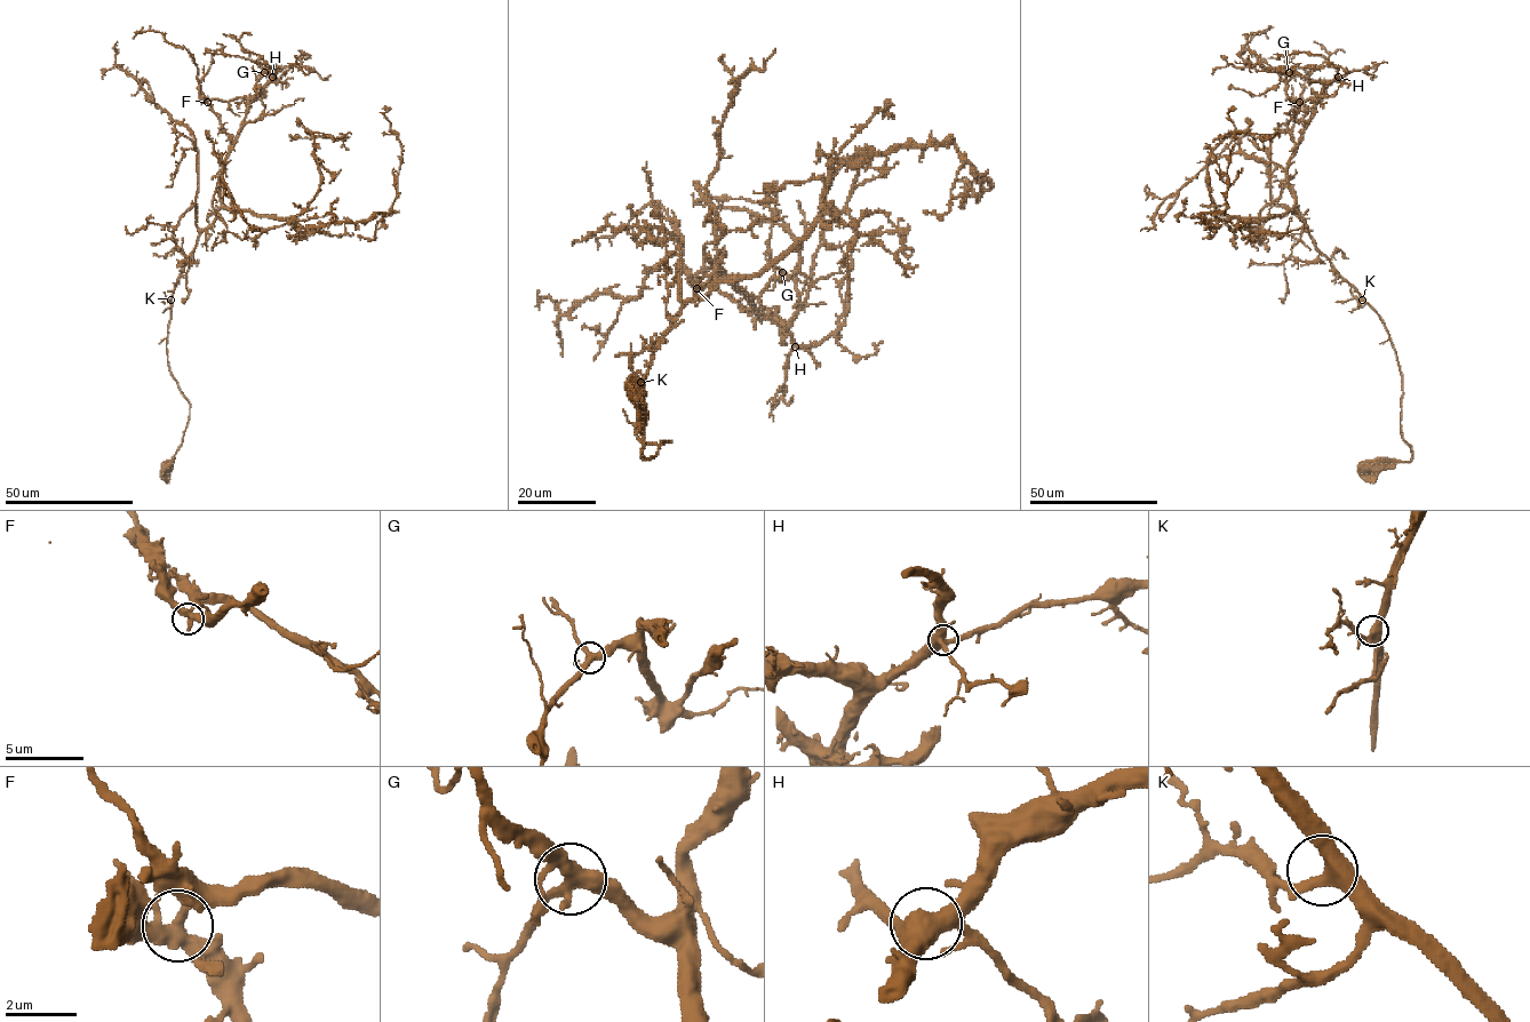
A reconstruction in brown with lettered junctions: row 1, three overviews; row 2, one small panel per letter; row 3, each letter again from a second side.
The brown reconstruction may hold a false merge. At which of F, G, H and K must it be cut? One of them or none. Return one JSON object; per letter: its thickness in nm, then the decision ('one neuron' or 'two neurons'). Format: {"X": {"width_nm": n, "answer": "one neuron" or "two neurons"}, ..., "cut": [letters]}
{"F": {"width_nm": 400, "answer": "two neurons"}, "G": {"width_nm": 400, "answer": "one neuron"}, "H": {"width_nm": 480, "answer": "one neuron"}, "K": {"width_nm": 400, "answer": "one neuron"}, "cut": ["F"]}

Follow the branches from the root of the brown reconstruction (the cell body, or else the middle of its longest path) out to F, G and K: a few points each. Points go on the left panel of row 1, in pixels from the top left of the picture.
F: (169, 468), (190, 406), (168, 360), (172, 294), (197, 239), (220, 209), (230, 146), (207, 102)
G: (169, 468), (190, 406), (168, 360), (173, 290), (220, 209), (223, 162), (249, 103), (275, 78), (264, 72)
K: (169, 468), (181, 445), (190, 406), (168, 360), (170, 300)

